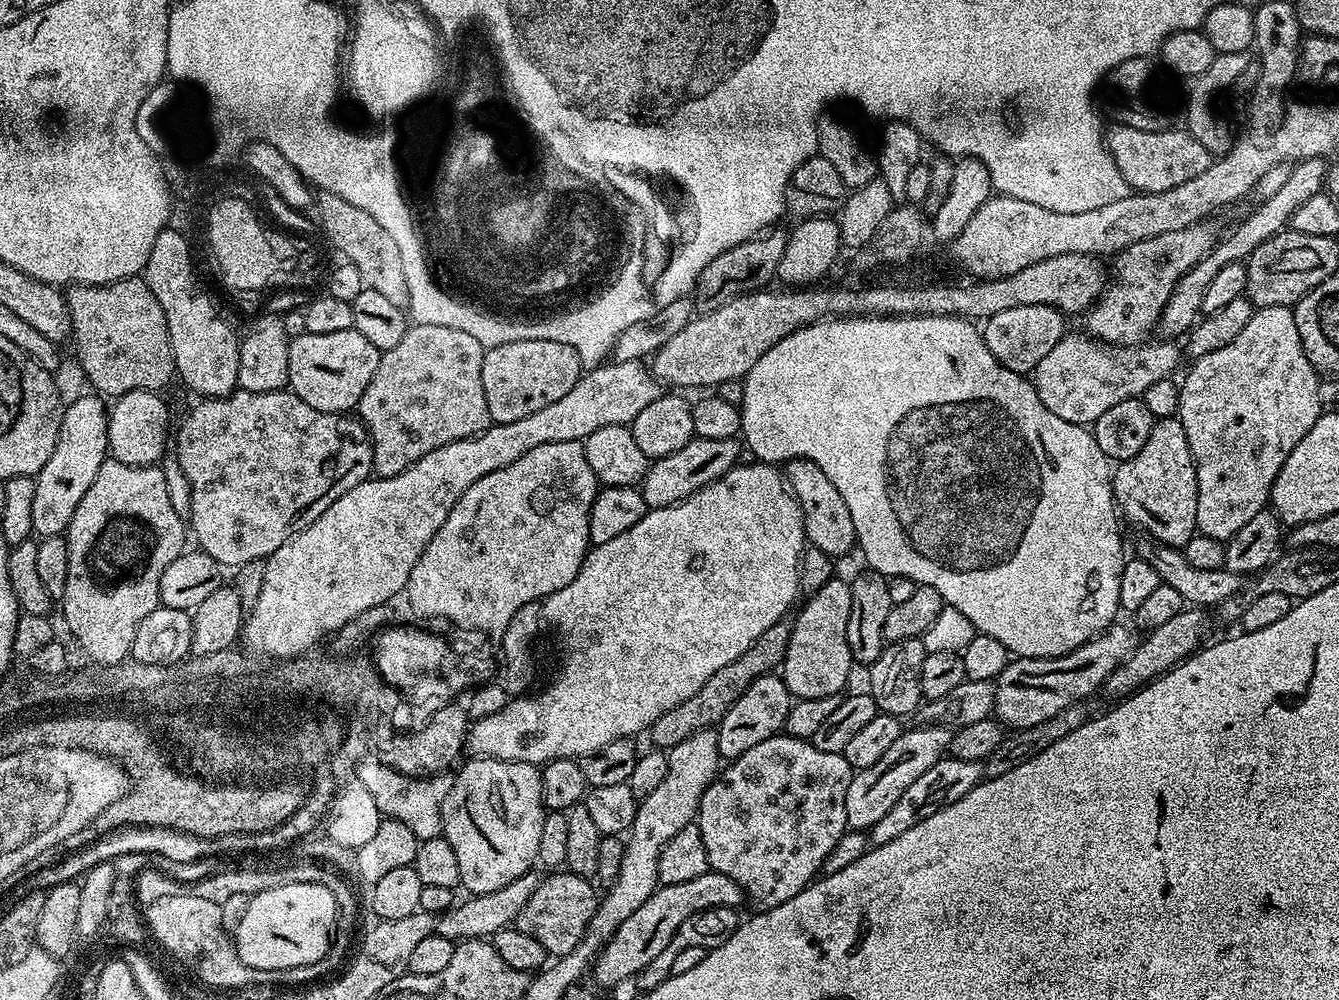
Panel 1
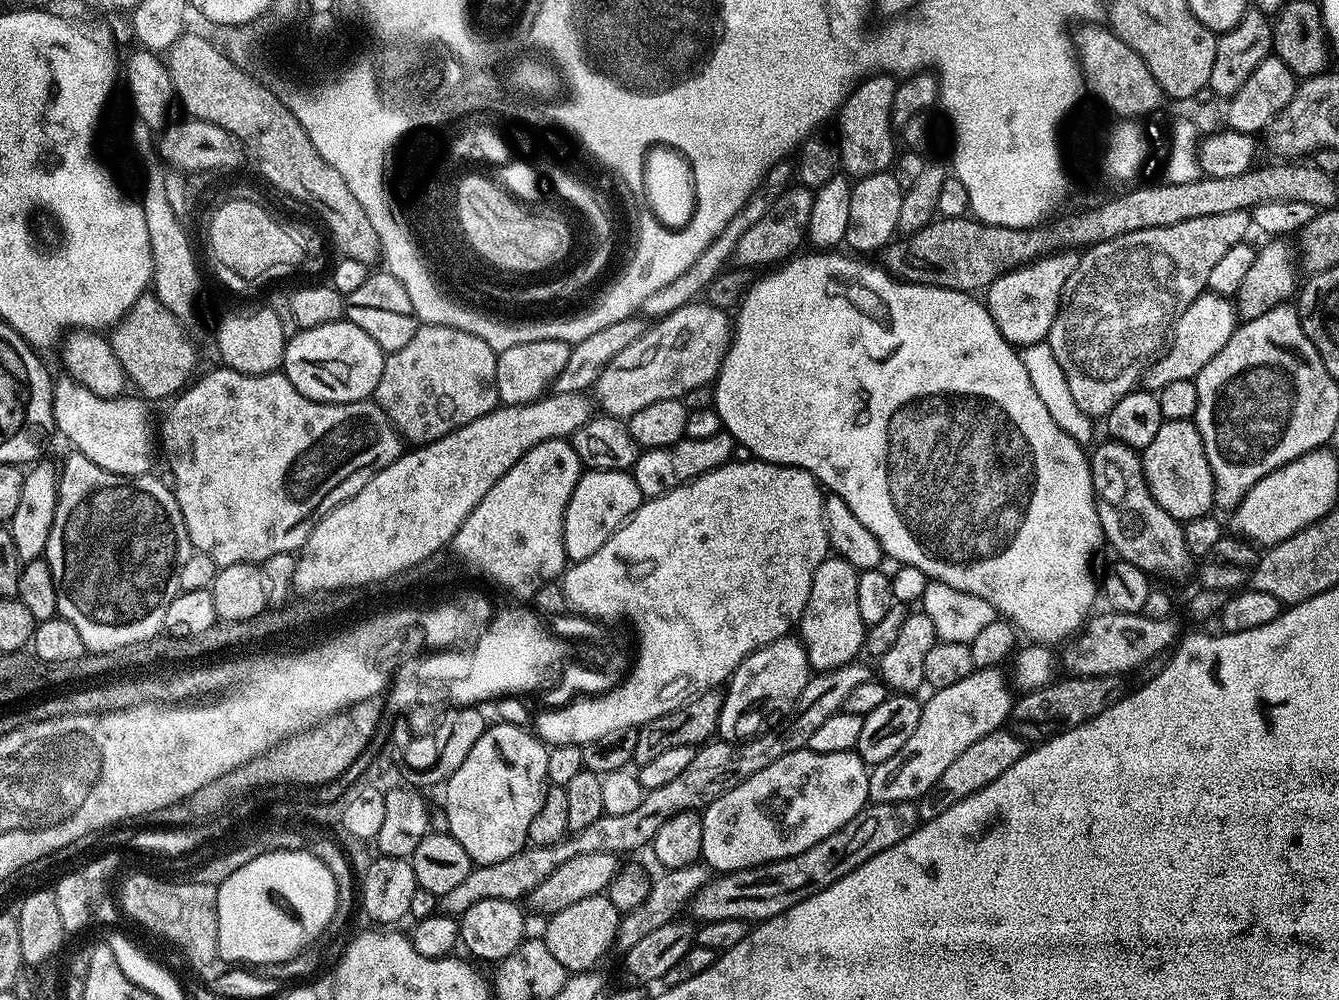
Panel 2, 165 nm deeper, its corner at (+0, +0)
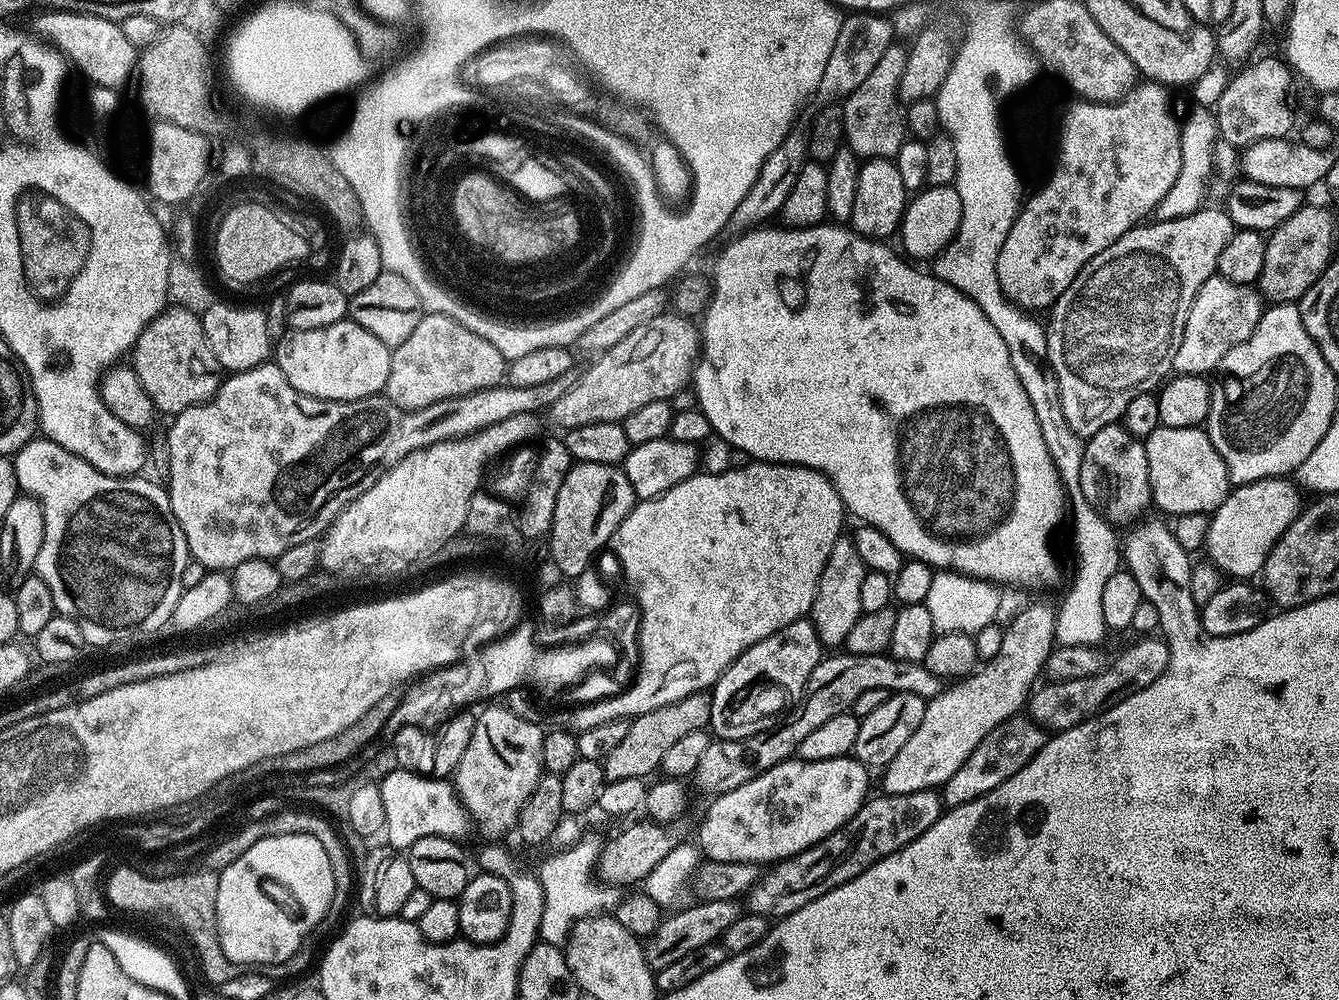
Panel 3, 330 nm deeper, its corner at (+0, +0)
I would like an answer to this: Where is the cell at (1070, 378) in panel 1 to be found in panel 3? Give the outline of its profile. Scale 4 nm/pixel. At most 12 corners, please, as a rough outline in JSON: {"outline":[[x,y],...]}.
{"outline":[[1209,278],[1172,359],[1208,374],[1254,334],[1265,301],[1253,285]]}

